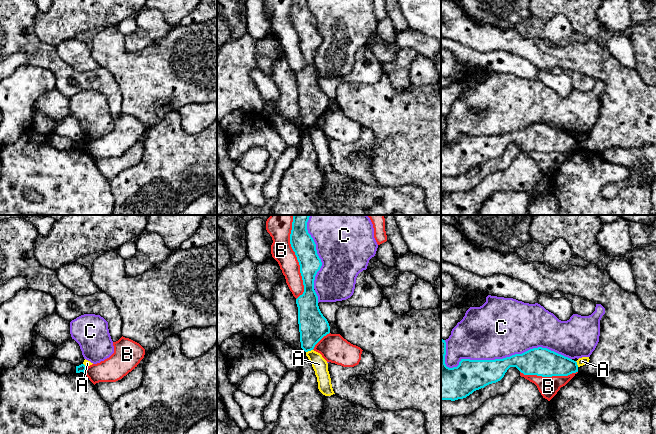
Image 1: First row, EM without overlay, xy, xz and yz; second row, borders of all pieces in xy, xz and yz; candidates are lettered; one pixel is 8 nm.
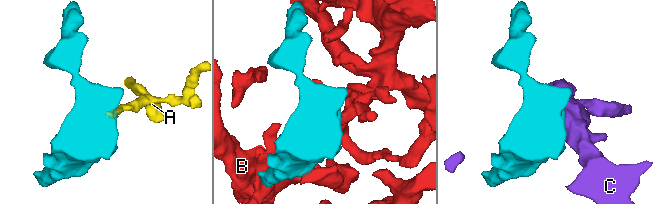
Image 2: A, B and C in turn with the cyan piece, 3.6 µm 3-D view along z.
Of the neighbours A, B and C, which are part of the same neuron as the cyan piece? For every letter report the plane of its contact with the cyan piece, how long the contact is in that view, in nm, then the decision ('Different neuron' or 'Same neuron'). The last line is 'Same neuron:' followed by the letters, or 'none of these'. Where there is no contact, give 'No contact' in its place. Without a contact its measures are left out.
A: Touches cyan in xz. Shared border 60 nm. Different neuron
B: Touches cyan in xz. Shared border 700 nm. Different neuron
C: Touches cyan in yz. Shared border 1050 nm. Different neuron
Same neuron: none of these

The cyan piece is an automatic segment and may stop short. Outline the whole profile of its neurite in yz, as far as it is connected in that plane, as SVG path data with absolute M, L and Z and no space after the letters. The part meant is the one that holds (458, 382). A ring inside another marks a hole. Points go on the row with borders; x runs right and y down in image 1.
M441 339L441 400L455 401L463 399L474 391L500 381L510 367L516 367L524 375L542 377L568 376L578 372L577 362L547 348L533 348L522 354L495 360L461 359L457 367L449 368L445 364L446 342Z

